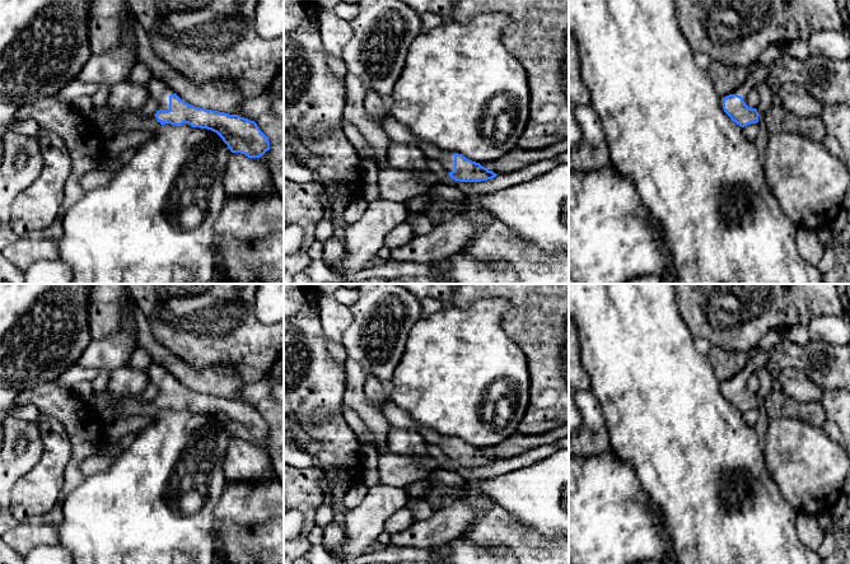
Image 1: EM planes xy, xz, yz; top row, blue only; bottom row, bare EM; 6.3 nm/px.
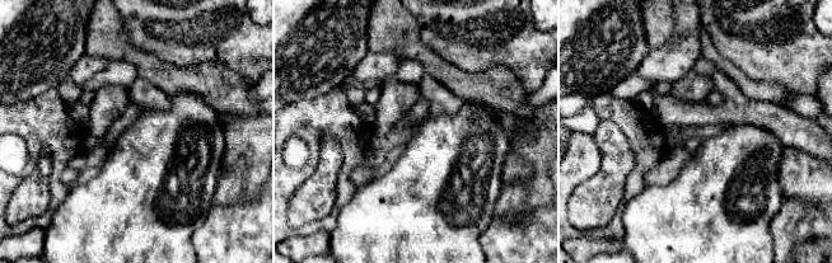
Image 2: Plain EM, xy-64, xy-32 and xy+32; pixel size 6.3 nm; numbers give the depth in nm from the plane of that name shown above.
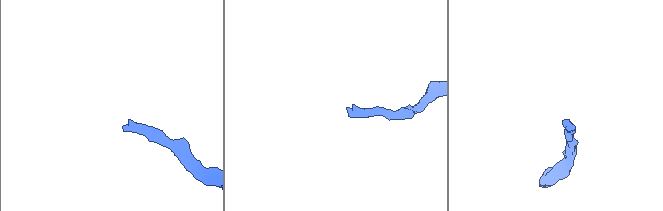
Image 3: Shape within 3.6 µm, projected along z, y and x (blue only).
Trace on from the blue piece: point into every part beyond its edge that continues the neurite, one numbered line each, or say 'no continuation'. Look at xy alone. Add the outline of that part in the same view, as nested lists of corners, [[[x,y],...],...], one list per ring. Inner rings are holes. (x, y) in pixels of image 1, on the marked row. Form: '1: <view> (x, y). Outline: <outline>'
1: xy (158, 91). Outline: [[[153,78],[148,84],[149,98],[158,103],[158,111],[169,109],[169,95],[174,94],[174,90],[159,79]]]
2: xy (131, 121). Outline: [[[106,106],[94,109],[97,125],[108,126],[111,122],[118,123],[118,131],[134,131],[134,130],[143,130],[146,132],[153,132],[158,129],[162,123],[155,118],[155,116],[144,117],[141,112],[129,112],[122,115],[121,117],[113,117]]]

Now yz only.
1: yz (760, 74). Outline: [[[769,64],[758,65],[753,73],[749,73],[744,83],[738,87],[732,94],[738,94],[746,102],[749,92],[755,88],[758,81],[765,81],[769,75]]]

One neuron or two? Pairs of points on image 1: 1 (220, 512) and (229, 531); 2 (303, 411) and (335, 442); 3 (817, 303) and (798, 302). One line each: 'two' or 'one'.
1: two
2: one
3: one

